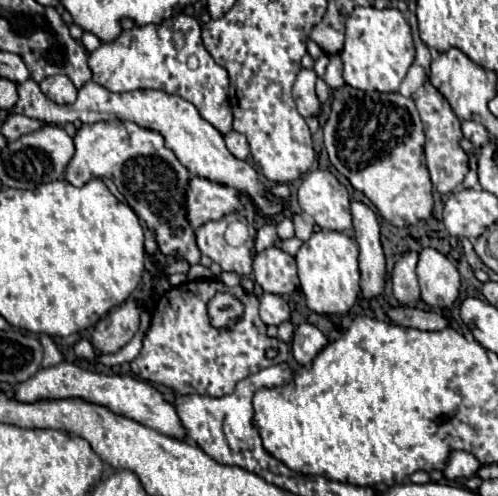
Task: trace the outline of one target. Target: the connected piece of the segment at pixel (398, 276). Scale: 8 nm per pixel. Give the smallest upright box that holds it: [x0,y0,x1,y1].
[391,252,419,308]

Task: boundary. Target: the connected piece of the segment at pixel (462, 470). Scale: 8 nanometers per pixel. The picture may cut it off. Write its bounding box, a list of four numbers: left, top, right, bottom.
[443,452,481,480]

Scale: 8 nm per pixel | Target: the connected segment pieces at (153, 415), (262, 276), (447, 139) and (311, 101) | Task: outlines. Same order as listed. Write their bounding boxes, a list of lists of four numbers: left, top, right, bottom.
[[11,362,185,438],[253,246,299,296],[413,82,469,194],[293,70,323,118]]

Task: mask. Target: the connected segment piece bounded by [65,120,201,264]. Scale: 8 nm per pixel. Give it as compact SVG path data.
M109 120L109 122L83 124L77 130L73 142L75 142L75 154L65 168L65 180L69 184L83 186L93 178L113 180L117 190L127 198L127 204L137 212L137 216L143 220L143 224L155 232L159 250L163 254L177 254L179 258L187 260L189 264L199 264L201 252L195 244L193 228L189 228L189 224L185 224L185 208L181 208L181 200L185 198L185 188L187 188L187 180L189 180L189 170L185 166L181 166L181 162L173 156L171 150L165 148L163 136L159 132L145 130L135 124L135 140L133 140L133 136L127 132L123 120Z

